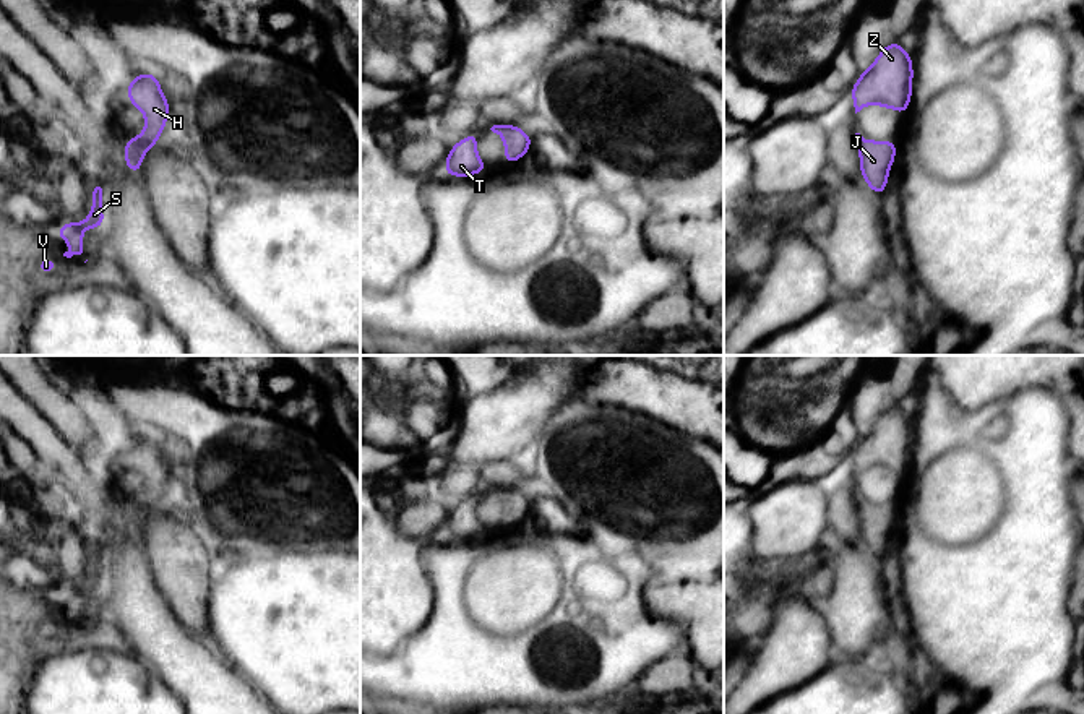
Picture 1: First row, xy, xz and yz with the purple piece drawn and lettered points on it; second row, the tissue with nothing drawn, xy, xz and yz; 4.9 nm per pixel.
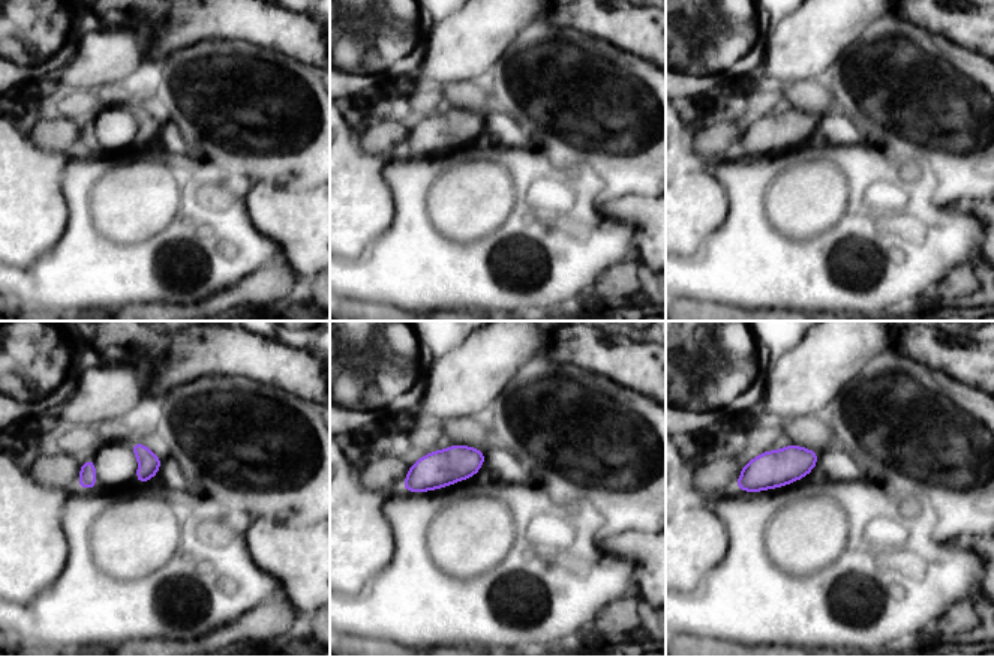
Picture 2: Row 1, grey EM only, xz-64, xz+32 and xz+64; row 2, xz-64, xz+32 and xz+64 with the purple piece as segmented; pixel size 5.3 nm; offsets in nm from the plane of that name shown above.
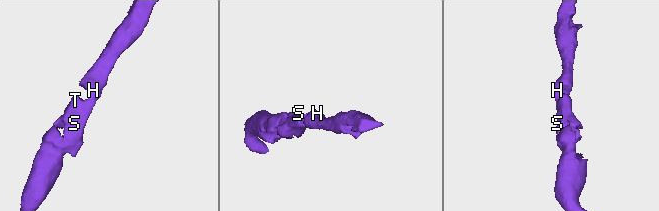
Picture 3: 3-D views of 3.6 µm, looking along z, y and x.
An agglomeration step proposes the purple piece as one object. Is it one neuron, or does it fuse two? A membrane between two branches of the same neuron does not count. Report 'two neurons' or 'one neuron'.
one neuron

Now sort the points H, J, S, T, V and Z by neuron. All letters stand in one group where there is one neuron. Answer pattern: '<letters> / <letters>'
H J S T V Z

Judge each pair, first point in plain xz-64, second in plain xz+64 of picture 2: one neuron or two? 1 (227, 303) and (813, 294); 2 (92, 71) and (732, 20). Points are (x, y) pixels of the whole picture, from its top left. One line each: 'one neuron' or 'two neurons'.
1: two neurons
2: two neurons

